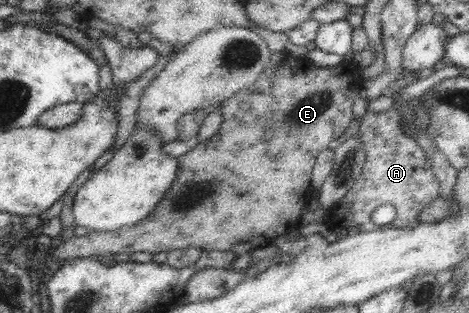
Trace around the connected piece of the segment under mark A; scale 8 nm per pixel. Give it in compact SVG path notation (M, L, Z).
M396 107L380 113L368 112L359 120L357 134L364 143L366 162L354 186L333 206L325 223L337 232L339 238L382 228L372 222L371 215L378 206L387 203L392 204L397 213L394 221L387 224L388 228L416 226L420 212L440 195L439 183L428 167L424 151L418 147L414 137L408 135L406 128L404 116Z

